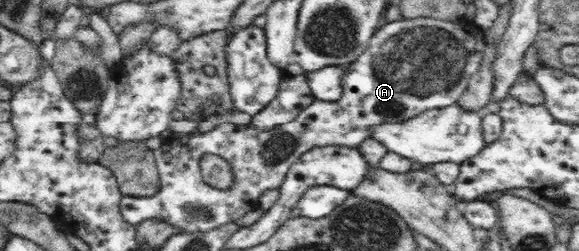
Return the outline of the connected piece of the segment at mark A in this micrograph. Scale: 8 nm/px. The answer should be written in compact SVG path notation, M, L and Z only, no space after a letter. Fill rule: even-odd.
M434 18L400 19L384 24L370 39L370 46L358 56L342 75L340 99L333 102L314 100L305 107L290 123L275 127L274 130L257 130L252 124L236 125L226 121L208 132L181 134L178 139L163 141L162 145L152 150L158 171L161 189L153 196L123 195L120 211L123 218L132 225L148 219L159 219L173 225L181 232L210 231L240 219L246 212L259 205L262 193L279 189L287 170L296 163L299 155L313 147L326 144L343 144L356 147L371 137L371 127L383 123L400 123L416 118L425 111L440 109L457 103L458 98L467 90L469 77L474 75L481 64L484 52L483 31L472 22L448 22ZM214 154L223 157L233 173L234 185L223 191L214 189L203 181L199 163L204 156Z

